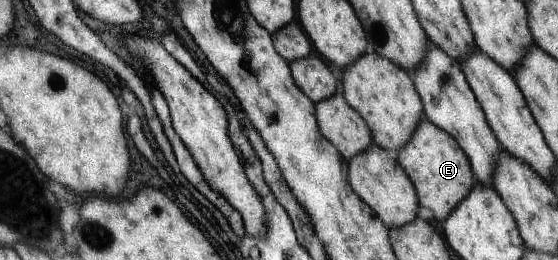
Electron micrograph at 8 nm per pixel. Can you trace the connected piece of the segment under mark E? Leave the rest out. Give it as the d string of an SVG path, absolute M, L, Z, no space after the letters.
M426 117L422 118L410 142L399 150L398 158L402 168L406 169L407 174L413 179L422 206L432 210L437 223L444 222L445 218L450 217L457 206L474 190L469 155L462 150L453 135L448 134Z

